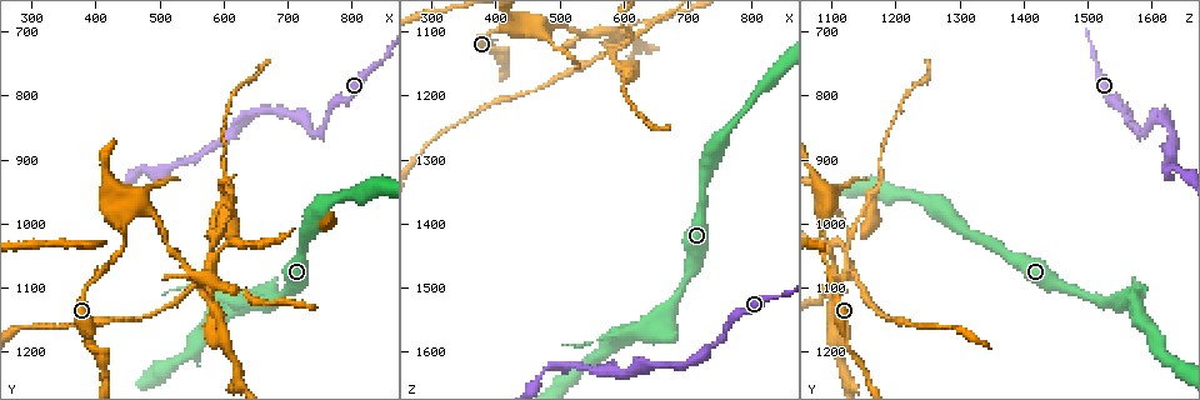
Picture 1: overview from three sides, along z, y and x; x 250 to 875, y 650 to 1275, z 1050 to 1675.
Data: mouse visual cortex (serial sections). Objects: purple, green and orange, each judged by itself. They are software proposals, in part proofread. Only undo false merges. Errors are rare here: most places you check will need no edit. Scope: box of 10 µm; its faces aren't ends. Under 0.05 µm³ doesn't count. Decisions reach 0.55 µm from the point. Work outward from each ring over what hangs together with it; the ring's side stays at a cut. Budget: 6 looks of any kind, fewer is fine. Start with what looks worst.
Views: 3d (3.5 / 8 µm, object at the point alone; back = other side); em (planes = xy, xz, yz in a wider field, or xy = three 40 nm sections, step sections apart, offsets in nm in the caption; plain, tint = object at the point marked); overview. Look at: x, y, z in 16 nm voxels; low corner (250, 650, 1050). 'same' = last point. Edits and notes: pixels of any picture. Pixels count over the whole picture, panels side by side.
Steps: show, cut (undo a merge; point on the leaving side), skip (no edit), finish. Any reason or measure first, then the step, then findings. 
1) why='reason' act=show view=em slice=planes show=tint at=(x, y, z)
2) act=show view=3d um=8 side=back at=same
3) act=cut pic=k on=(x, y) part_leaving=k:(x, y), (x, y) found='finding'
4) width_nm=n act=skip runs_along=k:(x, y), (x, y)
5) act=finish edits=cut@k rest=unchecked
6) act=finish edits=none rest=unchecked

why='sharp bend' act=show view=3d um=8 at=(580, 1090, 1100)

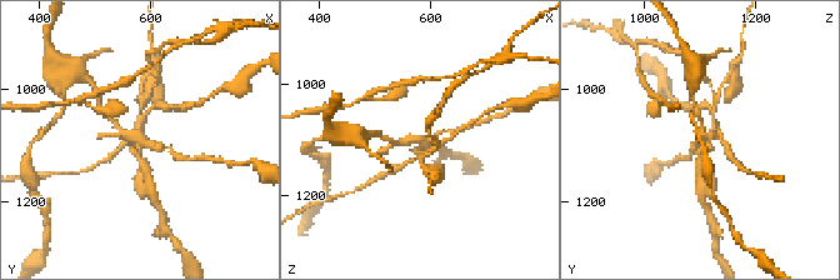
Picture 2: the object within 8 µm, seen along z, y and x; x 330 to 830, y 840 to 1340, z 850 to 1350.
act=show view=em slice=xy step=2 show=tint at=same

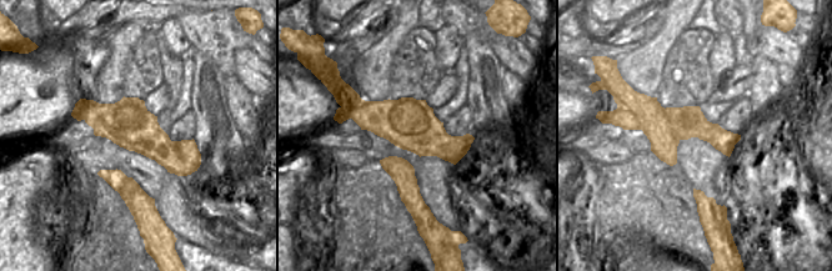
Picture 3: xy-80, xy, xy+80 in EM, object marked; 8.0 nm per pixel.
act=cut pic=2 on=(143, 116) border=3:(663, 109), (673, 133), (680, 139) found='two cells meet here'

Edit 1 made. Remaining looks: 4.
why='abrupt turn' act=show view=3d um=3.5 at=(750, 860, 1585)

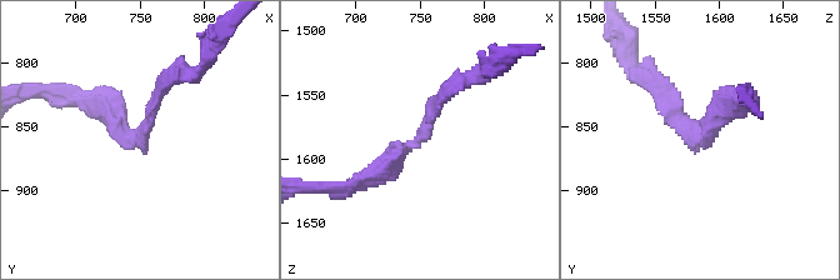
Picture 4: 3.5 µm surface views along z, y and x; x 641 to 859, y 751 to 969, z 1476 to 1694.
arm_widths_nm=150,250 act=show view=em slice=xy step=3 show=tint at=(748, 858, 1584)

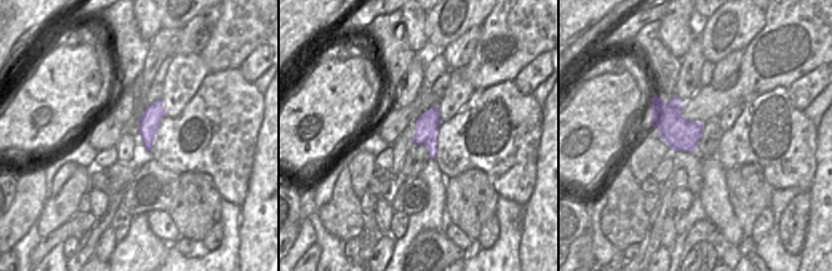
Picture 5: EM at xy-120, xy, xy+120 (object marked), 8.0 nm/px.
act=skip runs_along=4:(450, 93), (423, 135), (361, 183) found='all the same cell'

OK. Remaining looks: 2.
why='arms part here' act=show view=3d um=3.5 side=back at=(655, 1115, 1560)

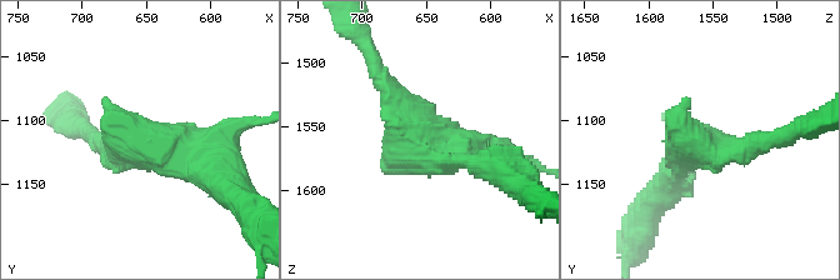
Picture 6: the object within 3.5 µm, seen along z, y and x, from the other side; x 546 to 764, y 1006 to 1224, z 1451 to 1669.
act=skip found='all the same cell'

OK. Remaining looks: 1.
act=finish edits=cut@2 rest=unchecked

